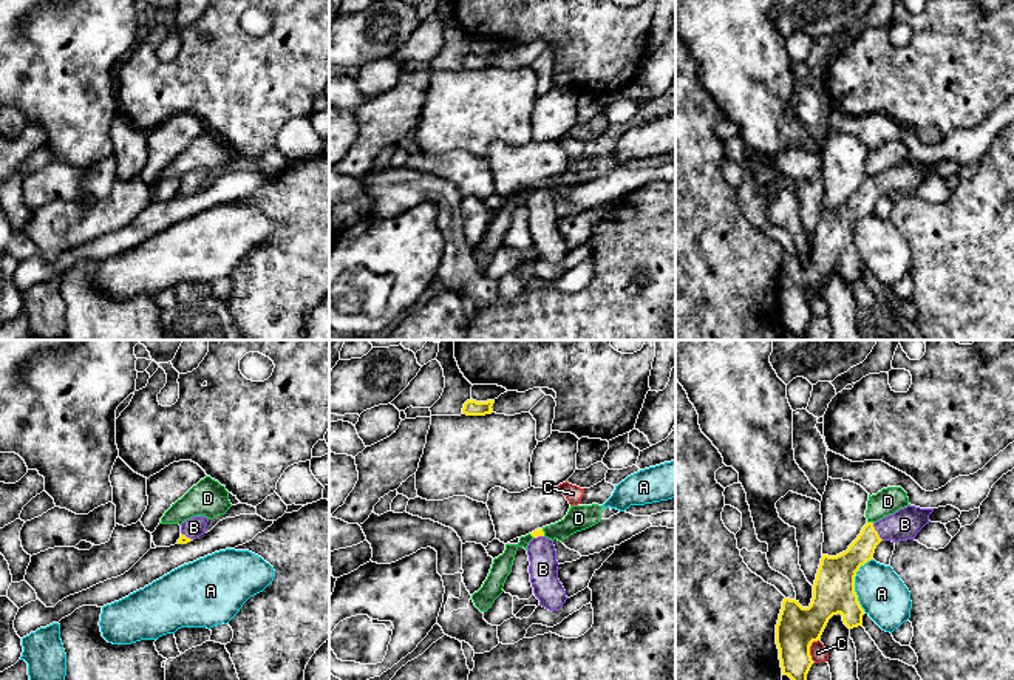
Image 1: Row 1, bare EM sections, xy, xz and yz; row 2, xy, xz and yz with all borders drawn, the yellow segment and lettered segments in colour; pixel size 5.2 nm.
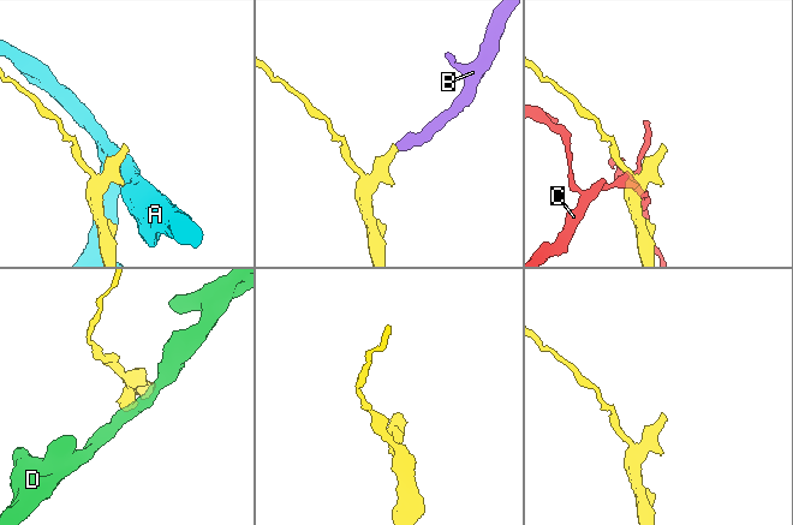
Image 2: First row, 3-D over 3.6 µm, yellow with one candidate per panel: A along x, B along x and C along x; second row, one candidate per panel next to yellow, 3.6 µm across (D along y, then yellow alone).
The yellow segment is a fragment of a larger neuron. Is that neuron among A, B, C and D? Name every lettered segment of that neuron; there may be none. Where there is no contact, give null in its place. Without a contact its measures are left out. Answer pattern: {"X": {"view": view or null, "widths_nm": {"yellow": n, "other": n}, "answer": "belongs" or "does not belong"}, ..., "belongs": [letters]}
{"A": {"view": "yz", "widths_nm": {"yellow": 220, "other": 240}, "answer": "does not belong"}, "B": {"view": "yz", "widths_nm": {"yellow": 140, "other": 160}, "answer": "belongs"}, "C": {"view": "yz", "widths_nm": {"yellow": 220, "other": 90}, "answer": "does not belong"}, "D": {"view": "yz", "widths_nm": {"yellow": 130, "other": 140}, "answer": "does not belong"}, "belongs": ["B"]}

